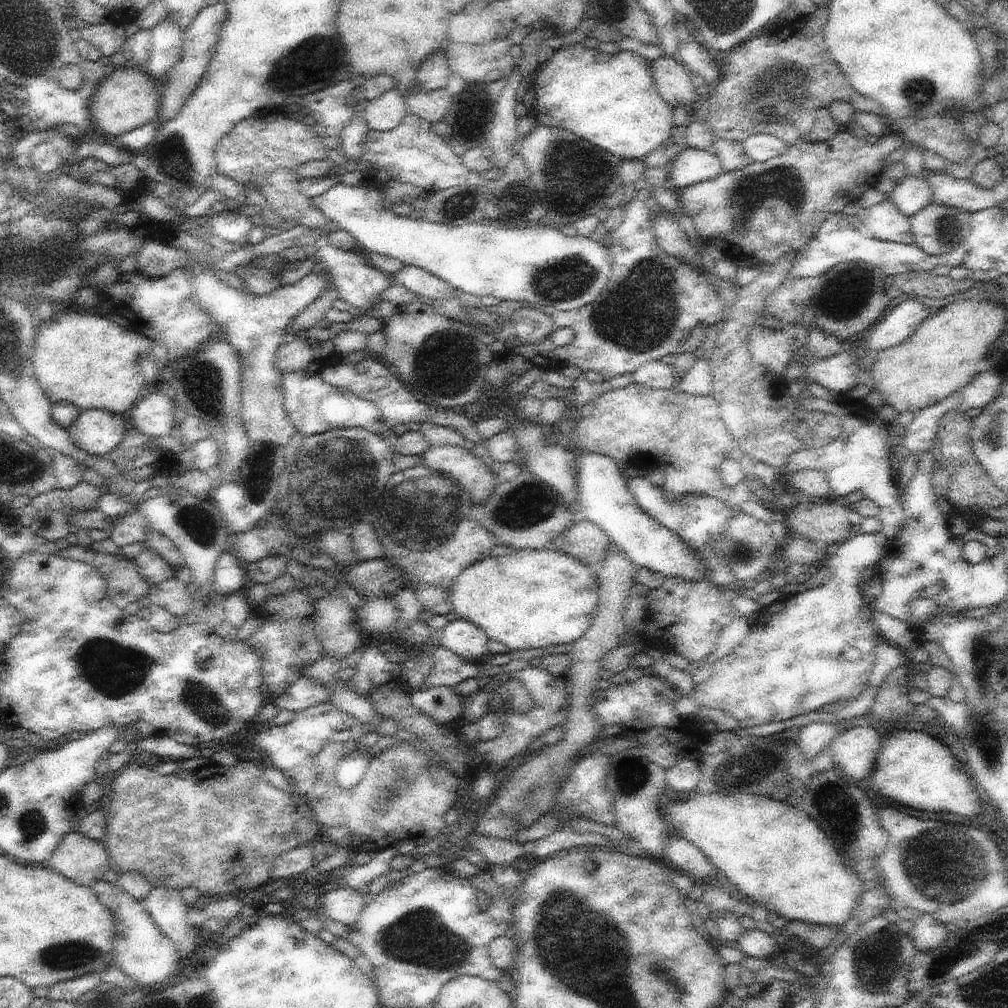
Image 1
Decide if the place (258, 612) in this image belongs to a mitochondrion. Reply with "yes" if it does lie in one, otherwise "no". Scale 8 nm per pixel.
no

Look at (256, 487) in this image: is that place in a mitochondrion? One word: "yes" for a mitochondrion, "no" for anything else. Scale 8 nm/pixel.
yes

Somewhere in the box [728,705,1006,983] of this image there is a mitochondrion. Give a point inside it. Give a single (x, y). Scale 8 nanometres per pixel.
(936, 863)

